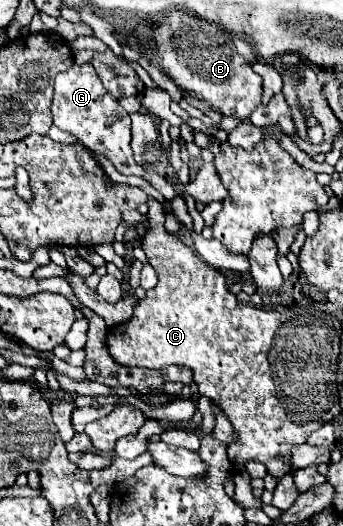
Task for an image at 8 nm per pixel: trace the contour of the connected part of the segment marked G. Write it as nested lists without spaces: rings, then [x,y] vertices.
[[[91,62],[87,64],[73,64],[67,72],[59,74],[55,78],[55,96],[53,96],[53,120],[55,126],[63,132],[69,132],[77,138],[79,144],[87,146],[89,150],[103,154],[105,158],[109,158],[115,168],[121,174],[135,174],[139,178],[143,178],[145,182],[149,182],[155,190],[159,190],[165,196],[173,196],[173,184],[153,172],[145,172],[135,160],[133,160],[133,152],[131,152],[131,120],[129,114],[121,108],[119,100],[115,100],[101,84],[95,68]]]

